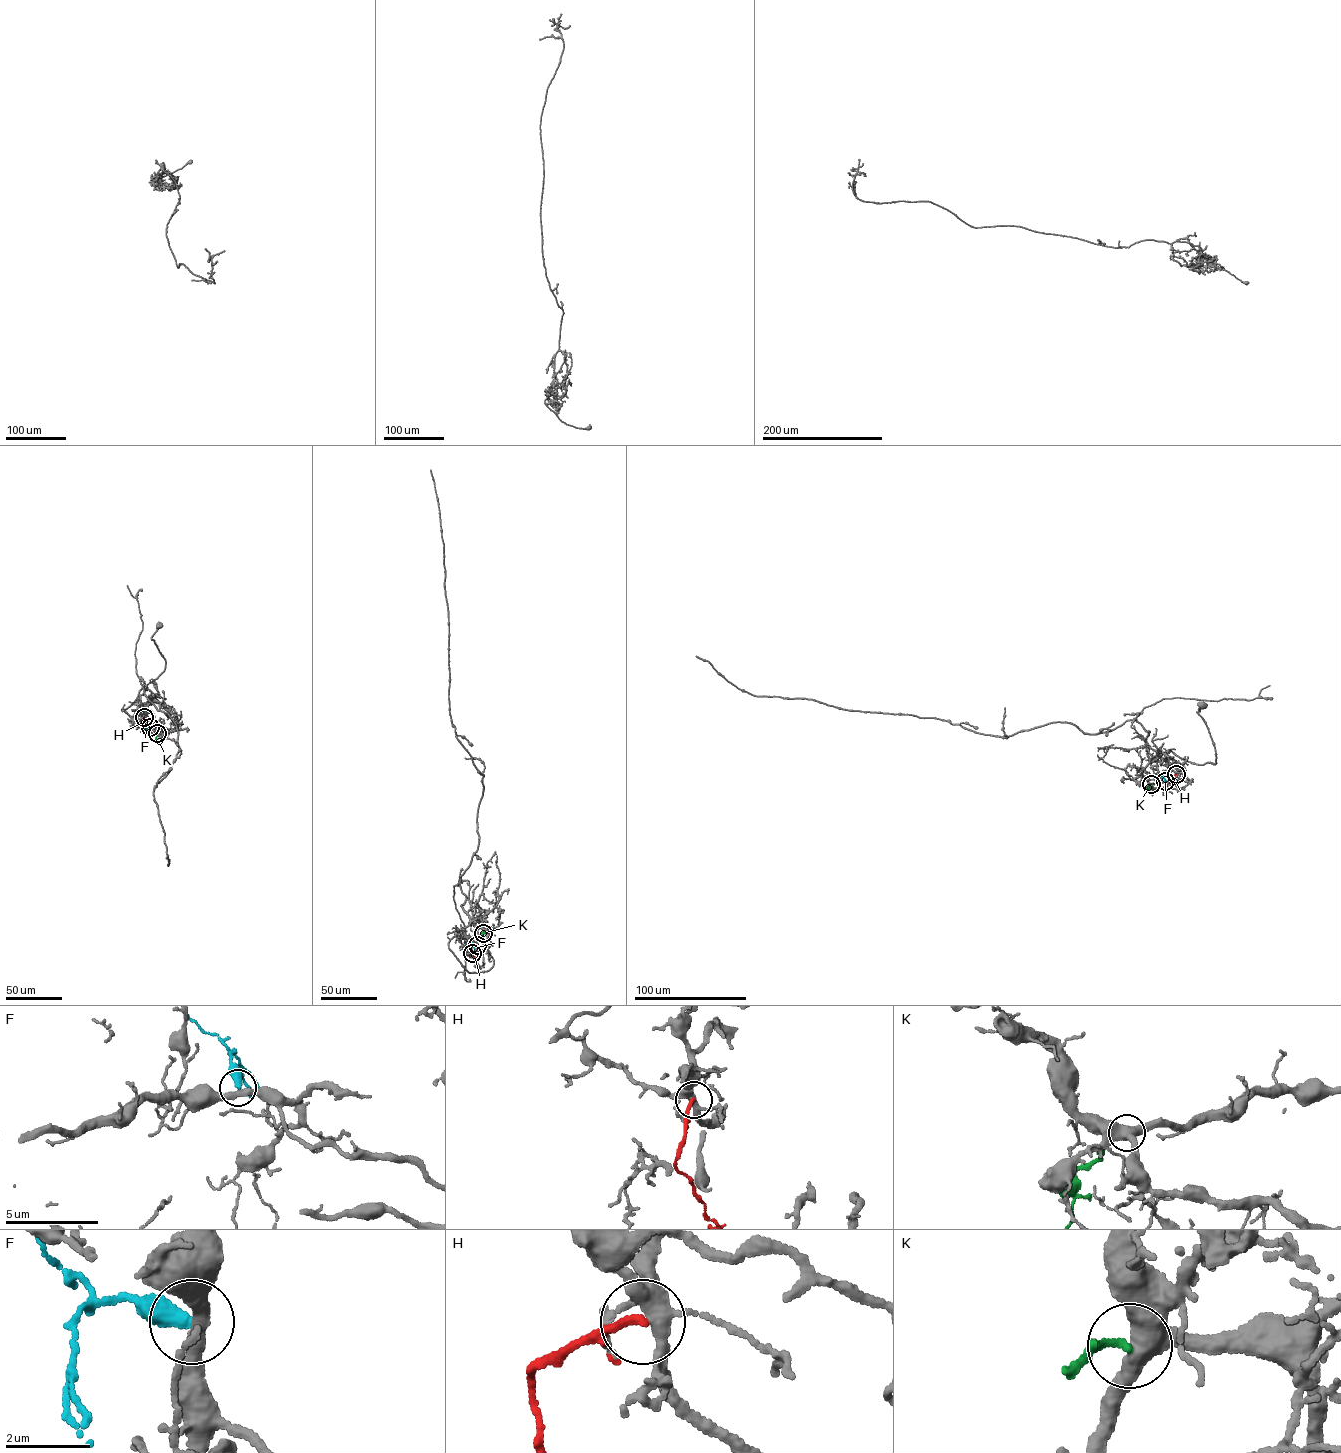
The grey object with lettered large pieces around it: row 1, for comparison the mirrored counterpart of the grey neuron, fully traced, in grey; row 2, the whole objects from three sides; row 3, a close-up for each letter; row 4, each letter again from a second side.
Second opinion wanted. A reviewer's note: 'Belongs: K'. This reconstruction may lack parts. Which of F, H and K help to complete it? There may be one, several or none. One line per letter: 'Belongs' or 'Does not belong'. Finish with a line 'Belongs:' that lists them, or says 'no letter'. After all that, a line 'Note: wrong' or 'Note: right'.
F: Does not belong
H: Does not belong
K: Belongs
Belongs: K
Note: right

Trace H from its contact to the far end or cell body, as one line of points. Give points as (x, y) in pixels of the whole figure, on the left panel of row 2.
H: (144, 717), (145, 729)

